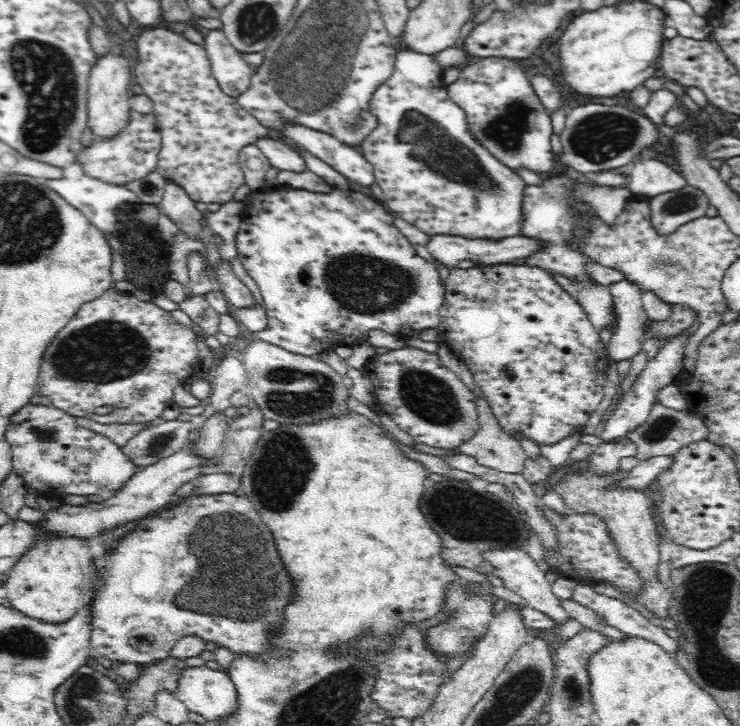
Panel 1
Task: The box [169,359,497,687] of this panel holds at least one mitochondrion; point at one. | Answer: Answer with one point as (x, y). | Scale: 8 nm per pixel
(233, 578)

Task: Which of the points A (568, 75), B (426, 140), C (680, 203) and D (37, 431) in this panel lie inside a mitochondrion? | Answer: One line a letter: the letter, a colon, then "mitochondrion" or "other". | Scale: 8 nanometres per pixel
A: other
B: mitochondrion
C: mitochondrion
D: mitochondrion

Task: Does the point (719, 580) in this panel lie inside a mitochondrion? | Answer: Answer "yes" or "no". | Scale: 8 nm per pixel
yes

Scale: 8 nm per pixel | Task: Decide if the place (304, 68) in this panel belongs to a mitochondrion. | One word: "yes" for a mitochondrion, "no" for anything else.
yes

